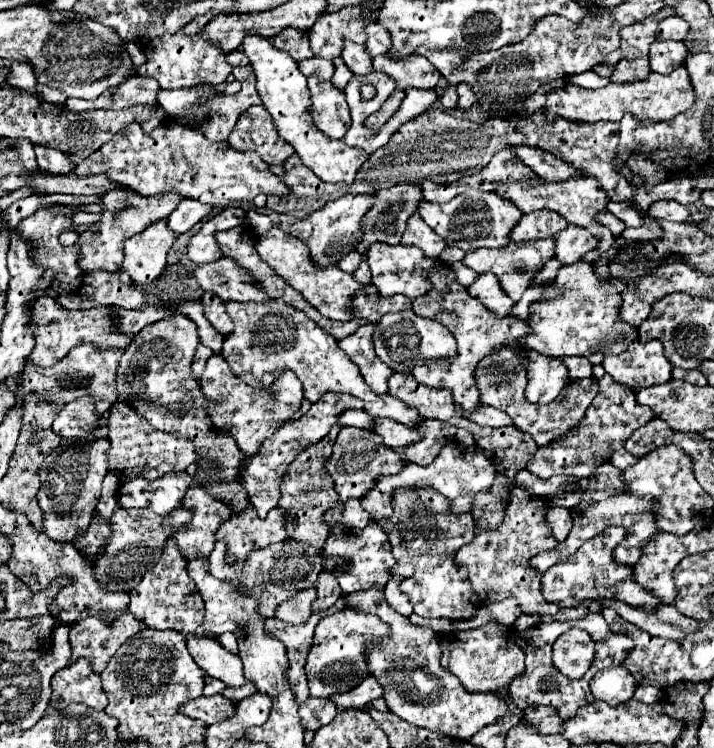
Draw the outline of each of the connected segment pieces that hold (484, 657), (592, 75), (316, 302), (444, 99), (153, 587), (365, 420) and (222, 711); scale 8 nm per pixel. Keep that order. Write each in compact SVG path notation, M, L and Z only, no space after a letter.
M488 622L478 630L450 632L440 638L442 666L452 672L468 692L496 692L496 688L508 688L508 684L524 672L524 652L516 644L514 632L502 624Z
M590 70L590 72L582 72L582 74L574 74L570 78L570 82L580 86L580 88L602 88L602 86L606 86L610 82L610 78L602 78L596 72Z
M272 228L270 232L262 234L262 238L256 242L256 250L262 256L262 260L266 260L272 268L276 268L276 272L288 280L288 284L292 284L296 290L300 290L304 294L304 298L326 318L330 320L354 320L356 318L356 310L352 306L354 296L364 288L364 284L360 284L354 274L342 272L338 266L318 266L312 258L310 258L310 250L308 246L294 238L288 232L282 232L280 228Z
M448 86L444 88L442 96L440 96L440 104L446 108L446 110L454 110L458 106L458 94L456 94L456 86Z
M168 540L160 564L156 564L156 568L148 572L148 576L144 576L140 586L130 592L130 612L136 620L146 622L146 626L154 630L176 630L182 634L192 634L202 624L204 602L196 590L194 580L188 576L186 564L186 558L182 558L176 548L176 540Z
M364 410L344 412L344 416L340 416L338 422L346 424L346 426L356 426L356 428L362 428L362 430L374 430L374 426L376 426L376 418L372 418Z
M216 694L216 696L212 696L212 698L200 696L200 700L192 700L192 702L184 704L184 708L180 708L180 710L182 710L184 716L202 720L202 722L206 722L206 724L210 726L210 724L222 722L222 720L234 716L236 704L234 704L232 700Z

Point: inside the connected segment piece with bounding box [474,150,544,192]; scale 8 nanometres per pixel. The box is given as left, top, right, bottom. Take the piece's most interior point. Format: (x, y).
(505, 167)

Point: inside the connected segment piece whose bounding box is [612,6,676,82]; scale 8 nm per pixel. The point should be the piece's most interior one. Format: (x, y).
(636, 39)

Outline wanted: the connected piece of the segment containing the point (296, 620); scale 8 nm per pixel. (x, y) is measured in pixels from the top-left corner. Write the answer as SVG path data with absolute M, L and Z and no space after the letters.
M316 588L298 592L292 600L280 604L280 610L276 610L276 618L288 624L300 624L306 622L308 616L312 614L312 604L316 600Z

